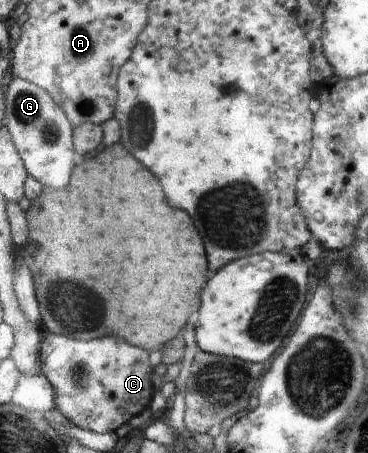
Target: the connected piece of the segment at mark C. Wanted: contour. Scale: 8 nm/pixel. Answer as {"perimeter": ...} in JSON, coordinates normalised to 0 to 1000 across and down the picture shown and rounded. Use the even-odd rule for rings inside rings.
{"perimeter":[[[139,733],[122,735],[109,777],[117,826],[149,854],[160,907],[217,945],[266,956],[315,954],[337,936],[351,936],[359,923],[380,918],[399,903],[413,903],[432,857],[421,839],[427,830],[421,810],[405,801],[410,779],[397,768],[348,759],[348,751],[321,742],[234,755]]]}

